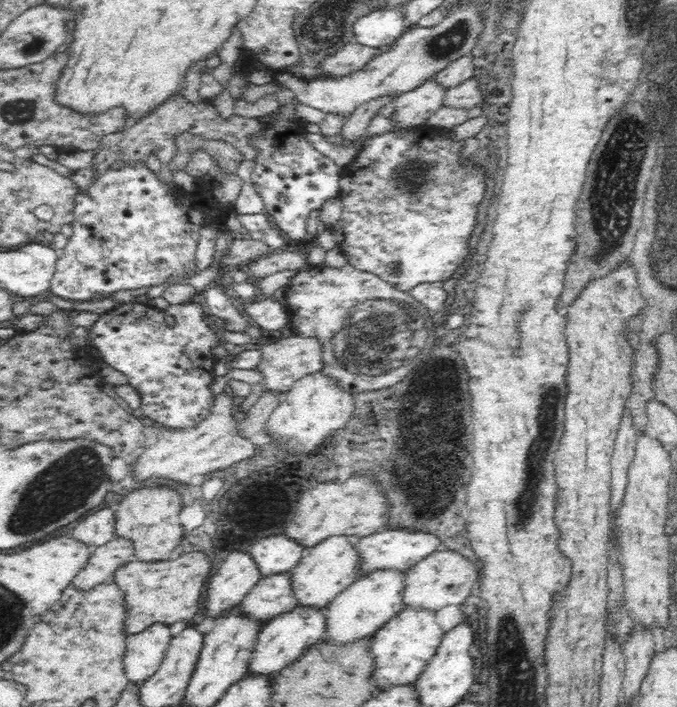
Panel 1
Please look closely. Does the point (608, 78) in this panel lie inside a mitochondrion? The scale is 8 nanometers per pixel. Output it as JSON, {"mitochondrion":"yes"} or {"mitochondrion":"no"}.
{"mitochondrion":"no"}

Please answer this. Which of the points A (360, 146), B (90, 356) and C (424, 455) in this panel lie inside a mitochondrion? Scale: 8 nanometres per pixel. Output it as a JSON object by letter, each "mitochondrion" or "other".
{"A":"other","B":"other","C":"mitochondrion"}

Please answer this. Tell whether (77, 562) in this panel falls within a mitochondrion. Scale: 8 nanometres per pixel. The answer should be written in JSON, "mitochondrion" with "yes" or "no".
{"mitochondrion":"no"}

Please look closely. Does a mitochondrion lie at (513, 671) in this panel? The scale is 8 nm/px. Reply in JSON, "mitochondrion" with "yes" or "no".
{"mitochondrion":"yes"}

